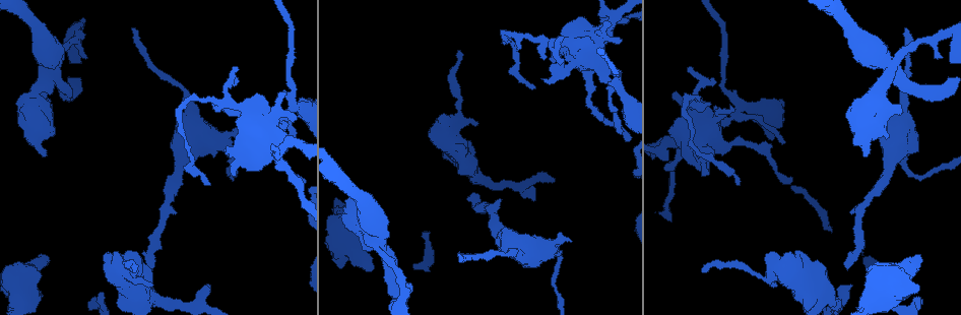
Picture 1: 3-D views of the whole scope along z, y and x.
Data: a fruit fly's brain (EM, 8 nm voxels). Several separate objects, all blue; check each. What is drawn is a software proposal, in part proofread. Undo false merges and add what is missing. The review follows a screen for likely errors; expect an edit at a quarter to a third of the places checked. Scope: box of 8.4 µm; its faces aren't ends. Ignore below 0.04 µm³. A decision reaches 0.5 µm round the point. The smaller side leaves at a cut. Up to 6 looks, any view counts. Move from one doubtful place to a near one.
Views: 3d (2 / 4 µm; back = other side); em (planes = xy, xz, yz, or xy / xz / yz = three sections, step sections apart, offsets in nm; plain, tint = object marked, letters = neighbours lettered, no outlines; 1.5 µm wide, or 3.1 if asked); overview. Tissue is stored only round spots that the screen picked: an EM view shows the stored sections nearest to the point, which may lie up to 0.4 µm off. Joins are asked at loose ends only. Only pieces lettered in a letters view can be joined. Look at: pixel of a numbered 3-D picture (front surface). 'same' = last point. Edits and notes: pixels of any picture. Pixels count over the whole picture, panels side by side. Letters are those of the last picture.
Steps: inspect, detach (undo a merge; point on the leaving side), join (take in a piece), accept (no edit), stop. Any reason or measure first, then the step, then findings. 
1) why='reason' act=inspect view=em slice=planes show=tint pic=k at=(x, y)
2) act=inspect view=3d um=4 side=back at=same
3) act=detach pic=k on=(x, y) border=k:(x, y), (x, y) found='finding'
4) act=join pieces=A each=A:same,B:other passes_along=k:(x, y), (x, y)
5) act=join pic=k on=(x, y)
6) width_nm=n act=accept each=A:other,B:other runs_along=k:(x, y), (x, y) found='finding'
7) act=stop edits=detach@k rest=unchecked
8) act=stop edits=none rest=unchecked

why='three arms meet' act=inspect view=em slice=yz step=4 show=tint pic=1 at=(618, 88)

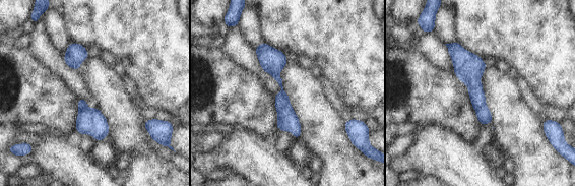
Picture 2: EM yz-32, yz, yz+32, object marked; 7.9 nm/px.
why='another direction' act=inspect view=em slice=planes show=letters at=same

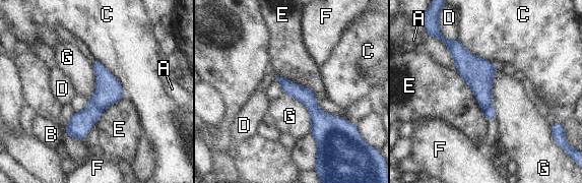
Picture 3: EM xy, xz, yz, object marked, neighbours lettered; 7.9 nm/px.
act=detach pic=3 on=(109, 90) each=A:other,B:other,C:other,D:other,E:other,F:other,G:other found='two cells meet here'

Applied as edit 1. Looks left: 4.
why='redraw' act=inspect view=overview

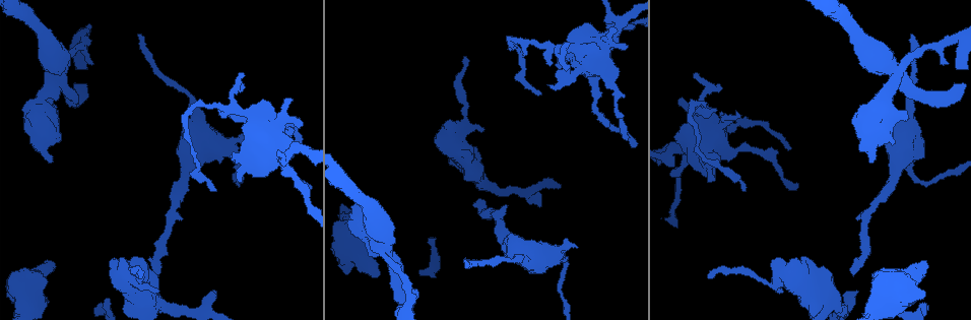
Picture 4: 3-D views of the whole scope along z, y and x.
act=inspect view=em slice=planes show=letters pic=4 at=(856, 291)

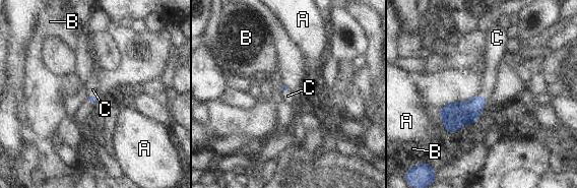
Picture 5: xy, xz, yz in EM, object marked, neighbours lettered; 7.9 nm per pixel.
act=join pieces=C each=A:other,B:other,C:same passes_along=5:(93, 100), (94, 97), (92, 89) found='the cell continues'

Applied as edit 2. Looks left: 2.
why='thick end' act=inspect view=em slice=planes show=letters pic=4 at=(379, 274)

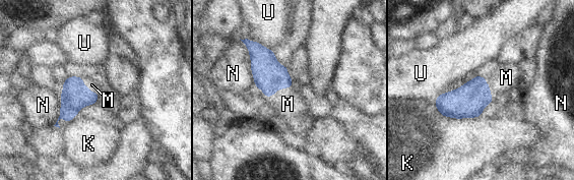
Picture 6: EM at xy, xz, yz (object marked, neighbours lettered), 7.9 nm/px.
act=join pieces=M each=K:other,M:same,N:other,U:other passes_along=6:(269, 75), (276, 88), (288, 104) found='the cell continues'

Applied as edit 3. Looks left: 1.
act=stop edits=detach@3,join@5,join@6 rest=unchecked

